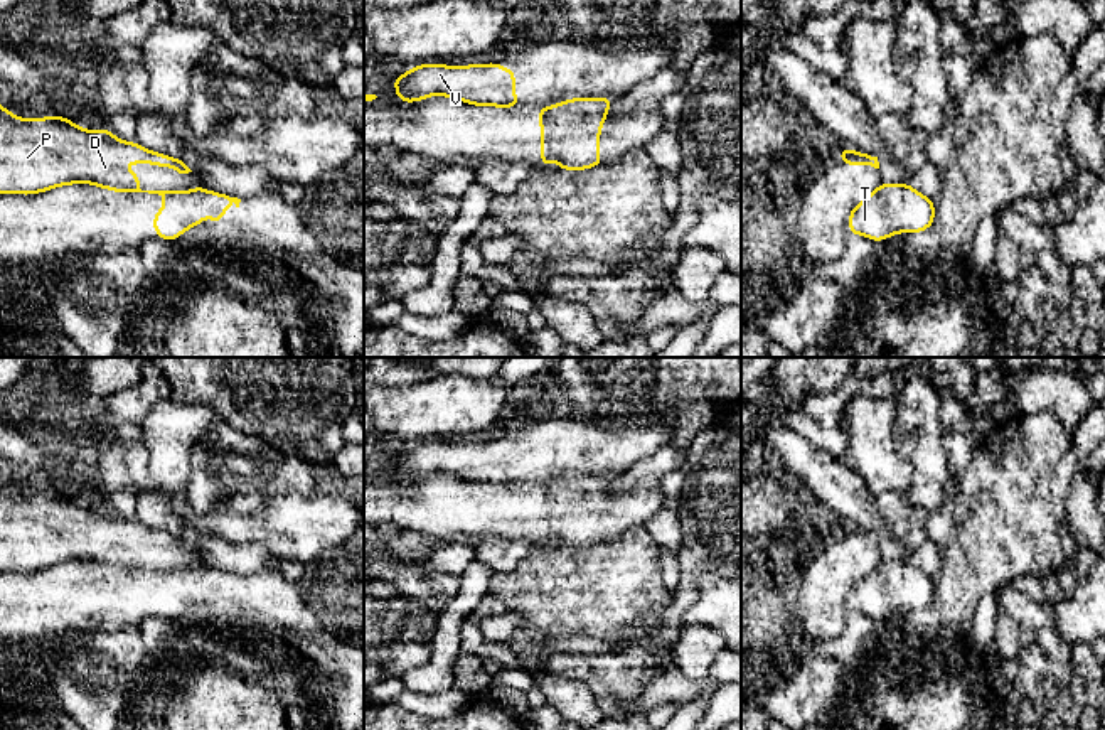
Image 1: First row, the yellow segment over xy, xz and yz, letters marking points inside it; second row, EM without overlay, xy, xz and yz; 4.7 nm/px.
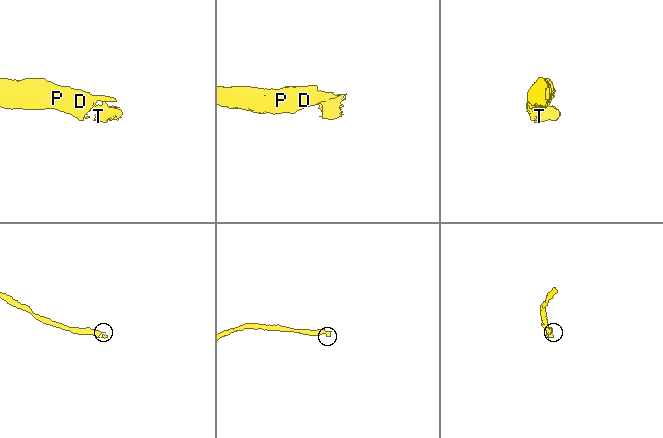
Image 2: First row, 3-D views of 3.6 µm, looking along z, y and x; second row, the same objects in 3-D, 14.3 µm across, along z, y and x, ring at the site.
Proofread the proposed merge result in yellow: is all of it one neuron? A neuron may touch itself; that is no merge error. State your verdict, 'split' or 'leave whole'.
split

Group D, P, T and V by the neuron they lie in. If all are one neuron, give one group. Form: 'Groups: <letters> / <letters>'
Groups: D P V / T

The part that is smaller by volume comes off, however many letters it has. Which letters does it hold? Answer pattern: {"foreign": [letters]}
{"foreign": ["T"]}

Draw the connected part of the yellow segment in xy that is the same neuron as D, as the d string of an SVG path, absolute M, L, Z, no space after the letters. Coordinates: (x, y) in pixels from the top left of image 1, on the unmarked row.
M0 482L0 572L37 572L49 566L56 566L69 561L93 561L101 566L116 568L116 570L148 570L148 572L170 572L175 568L141 568L140 555L135 550L126 550L125 545L133 541L153 541L158 545L172 545L179 551L192 550L182 536L172 536L168 533L152 529L143 526L140 521L130 521L120 518L106 506L101 507L86 507L74 502L69 496L62 494L45 494L24 497Z

